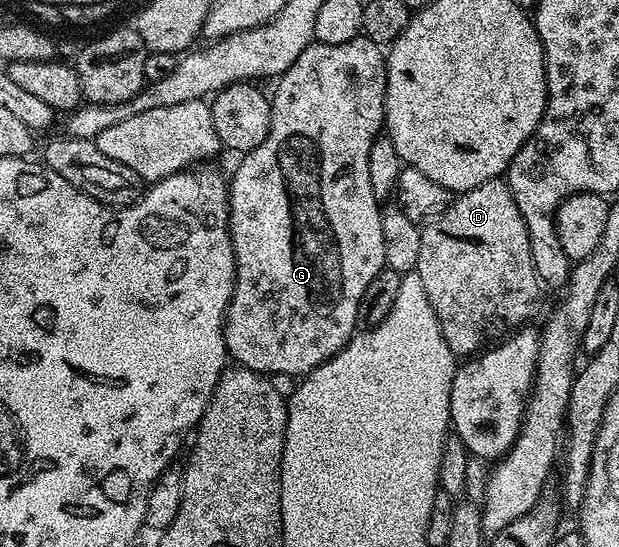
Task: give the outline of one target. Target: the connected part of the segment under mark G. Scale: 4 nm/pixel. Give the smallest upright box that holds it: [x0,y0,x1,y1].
[223,36,387,379]

